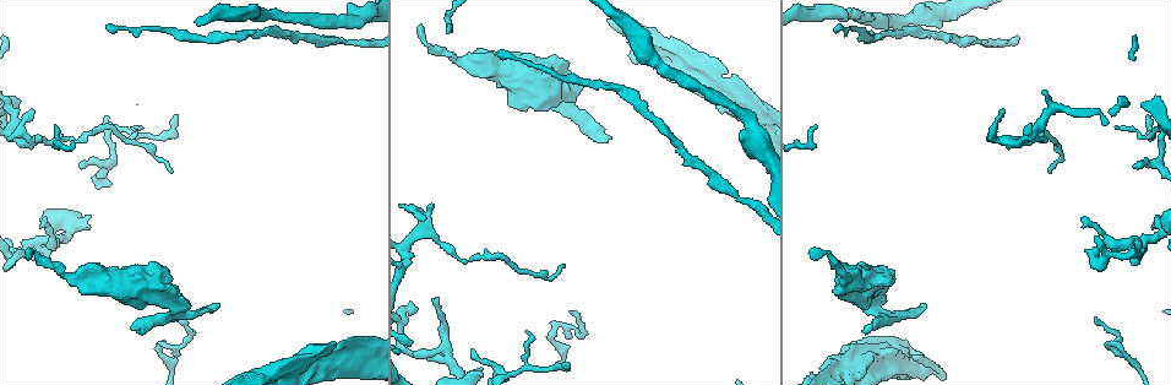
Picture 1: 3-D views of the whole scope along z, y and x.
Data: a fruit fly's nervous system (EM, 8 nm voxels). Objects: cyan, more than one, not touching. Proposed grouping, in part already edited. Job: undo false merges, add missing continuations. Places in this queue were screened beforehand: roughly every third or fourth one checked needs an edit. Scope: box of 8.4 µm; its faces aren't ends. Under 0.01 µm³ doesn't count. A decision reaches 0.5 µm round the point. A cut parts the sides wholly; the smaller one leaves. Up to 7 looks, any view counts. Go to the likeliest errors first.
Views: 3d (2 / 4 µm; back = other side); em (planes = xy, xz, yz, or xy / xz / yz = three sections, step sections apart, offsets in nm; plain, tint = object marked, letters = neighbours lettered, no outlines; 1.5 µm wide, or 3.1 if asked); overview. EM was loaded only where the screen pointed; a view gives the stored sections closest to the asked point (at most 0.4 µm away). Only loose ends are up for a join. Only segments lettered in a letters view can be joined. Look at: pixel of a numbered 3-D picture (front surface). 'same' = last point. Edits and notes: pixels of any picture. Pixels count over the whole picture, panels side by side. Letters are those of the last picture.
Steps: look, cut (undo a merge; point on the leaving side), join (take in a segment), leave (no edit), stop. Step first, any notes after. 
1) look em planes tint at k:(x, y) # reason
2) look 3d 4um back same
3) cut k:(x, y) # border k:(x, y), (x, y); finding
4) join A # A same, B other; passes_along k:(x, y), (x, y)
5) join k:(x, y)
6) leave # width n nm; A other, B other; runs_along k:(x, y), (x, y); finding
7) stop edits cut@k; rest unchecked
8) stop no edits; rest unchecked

look em xz step 4 letters at 1:(447, 361) # sudden change in width

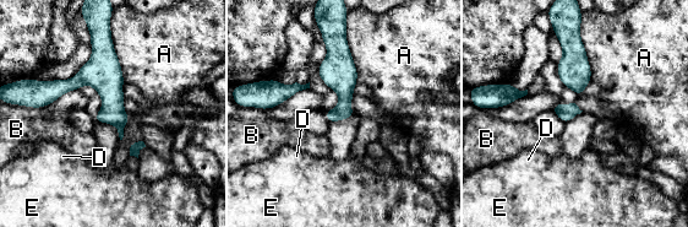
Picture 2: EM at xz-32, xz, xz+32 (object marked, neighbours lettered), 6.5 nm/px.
leave # A other, B other, D other, E other; border 2:(25, 106), (43, 107); one cell here

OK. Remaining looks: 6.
look em planes letters at 1:(1148, 117) # tapers out

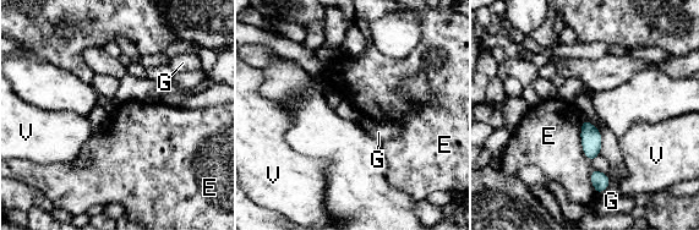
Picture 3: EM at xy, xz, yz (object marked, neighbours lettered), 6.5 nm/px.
leave # width 140 nm; E other, G other, V other; border 3:(582, 119), (582, 152), (591, 163); none of them fits

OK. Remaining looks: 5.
look 3d 4um at 1:(339, 355) # a fork

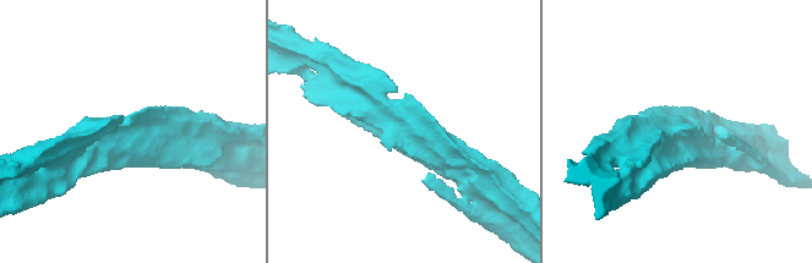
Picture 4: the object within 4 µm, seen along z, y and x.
look em xz step 4 tint at 4:(401, 128)

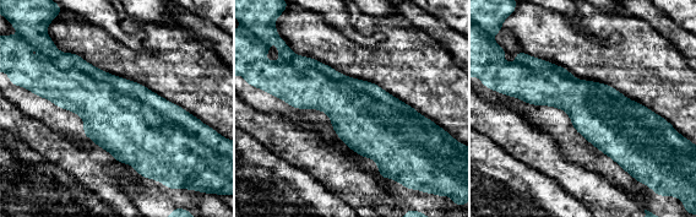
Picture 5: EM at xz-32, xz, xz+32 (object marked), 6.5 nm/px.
look em xz step 4 letters same

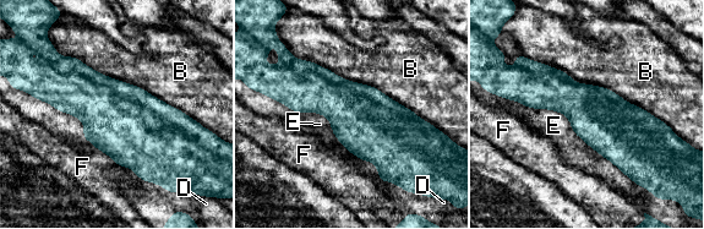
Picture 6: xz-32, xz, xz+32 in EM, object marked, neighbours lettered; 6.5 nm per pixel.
cut 6:(367, 91) # width 380 nm; B other, D other, E other, F other; part_leaving 6:(60, 66), (141, 96), (181, 125); a second cell is stuck on

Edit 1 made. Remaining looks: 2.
stop edits cut@6; rest unchecked

